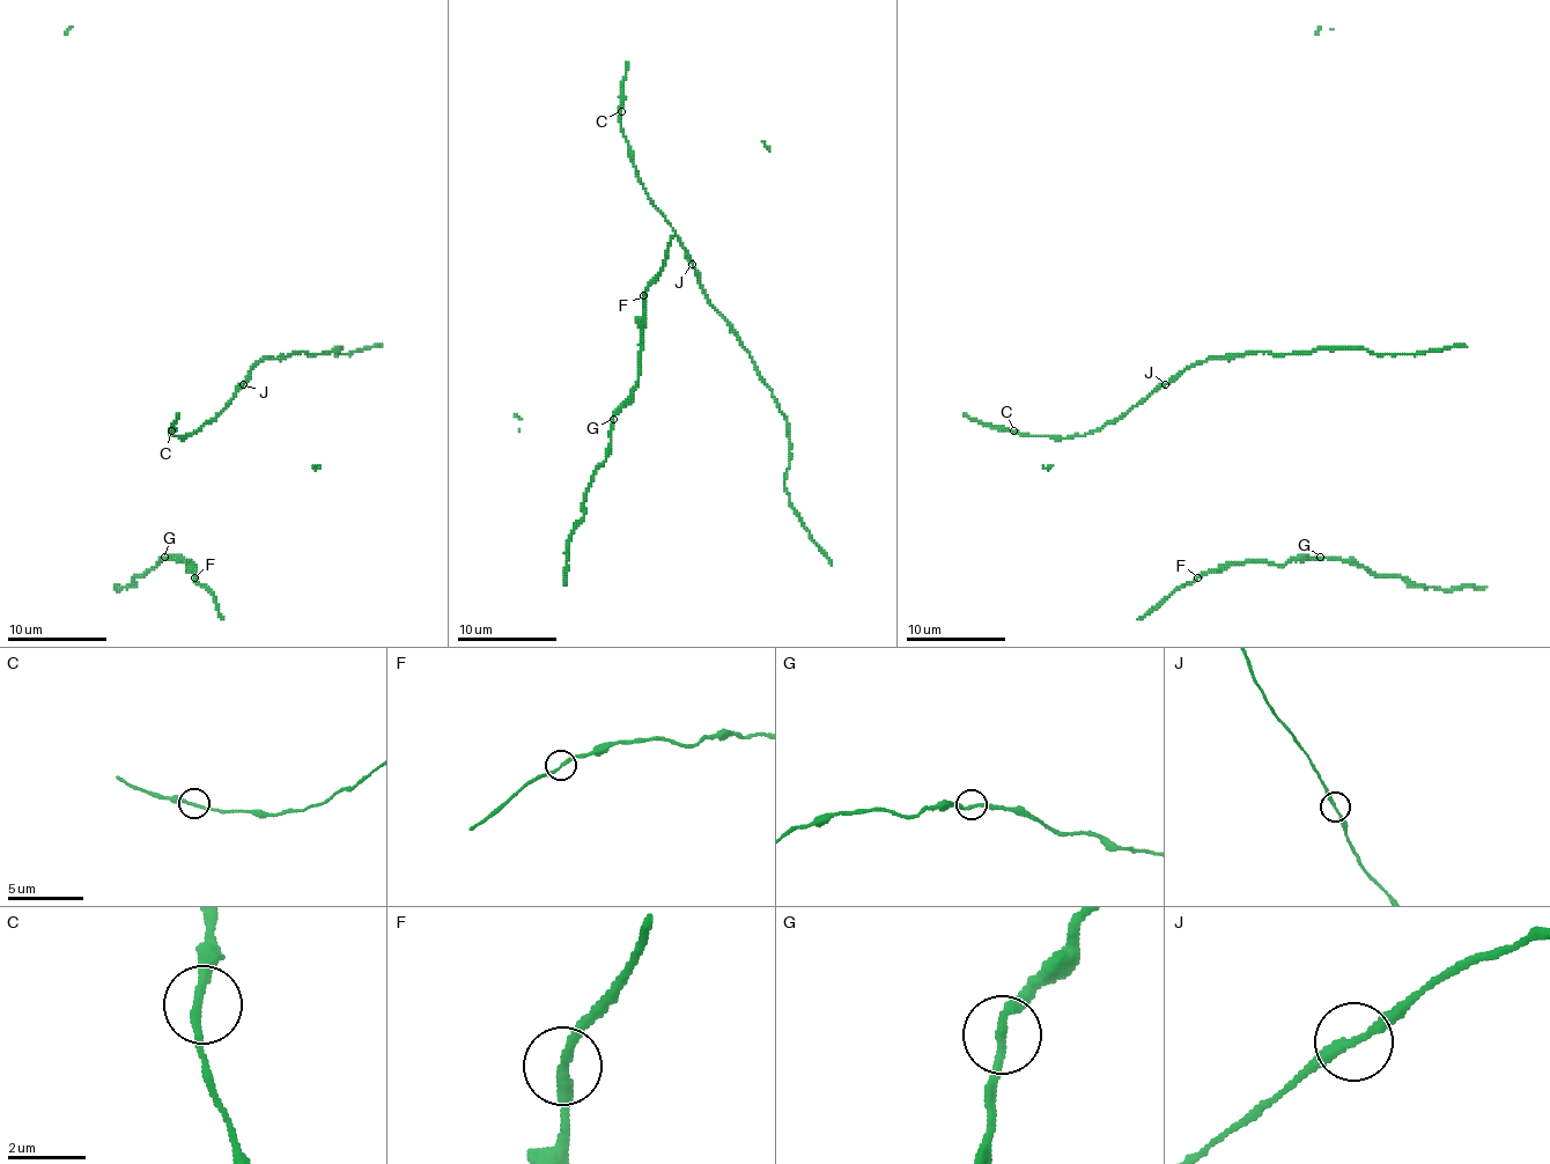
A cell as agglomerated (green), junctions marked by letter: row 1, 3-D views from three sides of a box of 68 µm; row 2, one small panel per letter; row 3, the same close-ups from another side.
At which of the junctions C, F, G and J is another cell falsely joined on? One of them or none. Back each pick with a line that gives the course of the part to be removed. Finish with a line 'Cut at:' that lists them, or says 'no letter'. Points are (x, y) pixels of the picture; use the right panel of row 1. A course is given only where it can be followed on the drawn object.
Cut at: no letter

